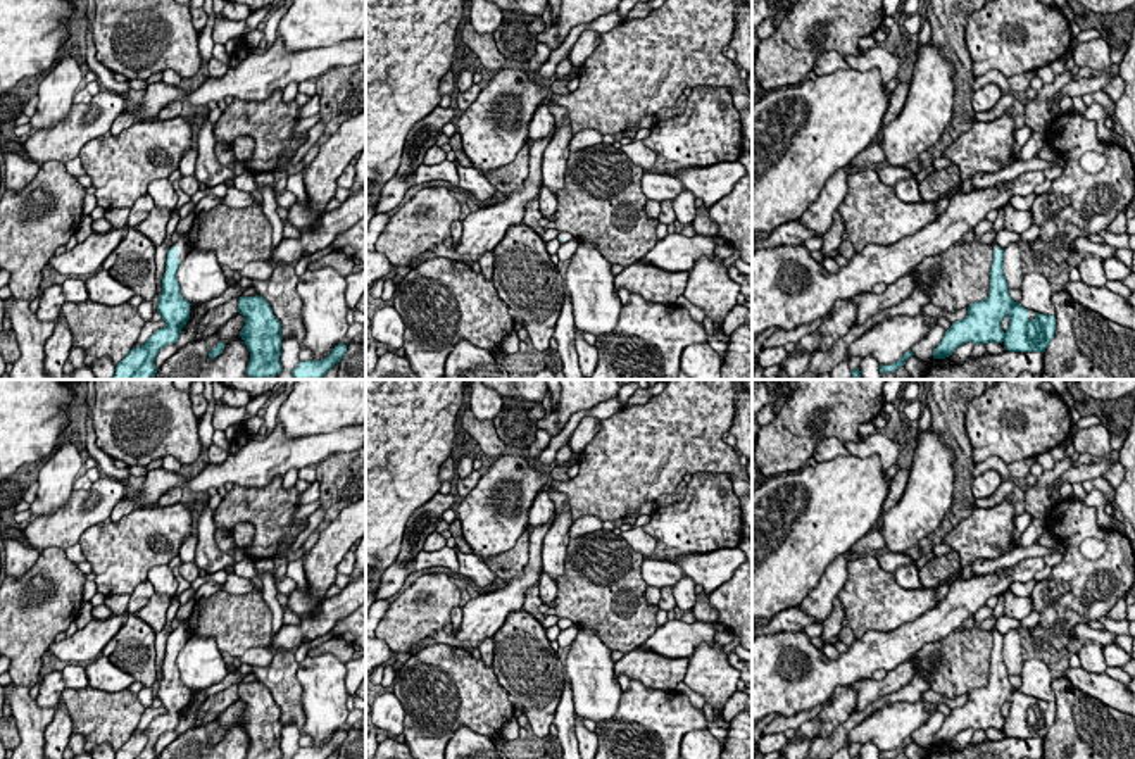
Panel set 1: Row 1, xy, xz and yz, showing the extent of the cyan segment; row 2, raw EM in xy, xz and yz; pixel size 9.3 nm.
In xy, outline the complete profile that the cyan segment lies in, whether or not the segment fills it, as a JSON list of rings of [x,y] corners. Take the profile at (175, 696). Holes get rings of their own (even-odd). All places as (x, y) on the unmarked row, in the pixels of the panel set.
[[[185,621],[169,635],[166,659],[162,664],[162,680],[159,681],[157,699],[166,712],[157,716],[141,733],[131,735],[129,740],[116,752],[116,759],[157,759],[154,750],[159,737],[176,730],[186,707],[190,706],[190,688],[181,681],[176,659],[188,642]]]

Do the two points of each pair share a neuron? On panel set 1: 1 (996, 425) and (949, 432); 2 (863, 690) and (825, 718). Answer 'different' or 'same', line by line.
1: different
2: different

